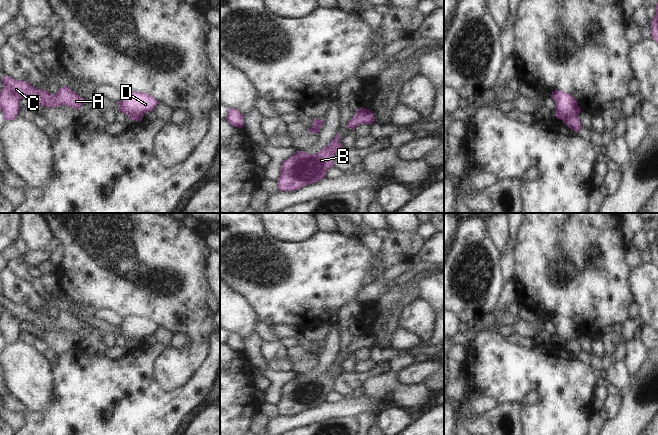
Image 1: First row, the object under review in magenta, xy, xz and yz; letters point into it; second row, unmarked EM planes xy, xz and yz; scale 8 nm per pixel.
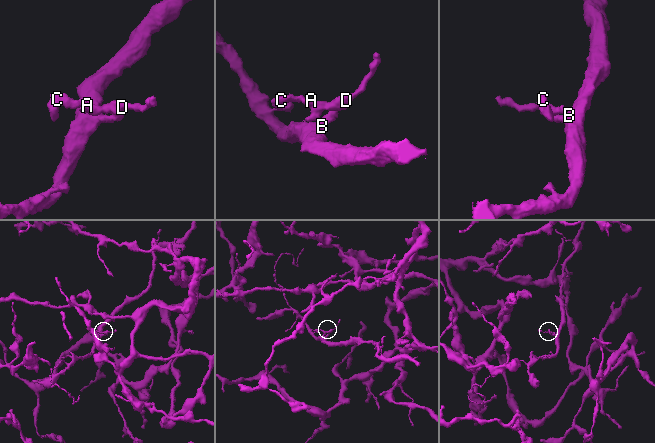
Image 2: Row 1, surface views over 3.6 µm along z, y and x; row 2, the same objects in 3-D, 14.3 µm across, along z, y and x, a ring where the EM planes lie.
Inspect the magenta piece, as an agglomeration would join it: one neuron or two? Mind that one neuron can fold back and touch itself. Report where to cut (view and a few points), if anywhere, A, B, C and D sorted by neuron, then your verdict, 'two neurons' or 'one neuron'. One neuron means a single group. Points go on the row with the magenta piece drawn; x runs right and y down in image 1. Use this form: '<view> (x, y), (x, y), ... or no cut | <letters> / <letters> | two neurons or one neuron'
yz (576, 115), (571, 115), (563, 120) | A C D / B | two neurons

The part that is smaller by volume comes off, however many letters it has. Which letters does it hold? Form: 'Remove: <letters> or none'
Remove: A, C, D

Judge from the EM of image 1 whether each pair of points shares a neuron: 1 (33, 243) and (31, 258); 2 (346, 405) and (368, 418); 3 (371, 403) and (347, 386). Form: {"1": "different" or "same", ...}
{"1": "different", "2": "different", "3": "different"}

